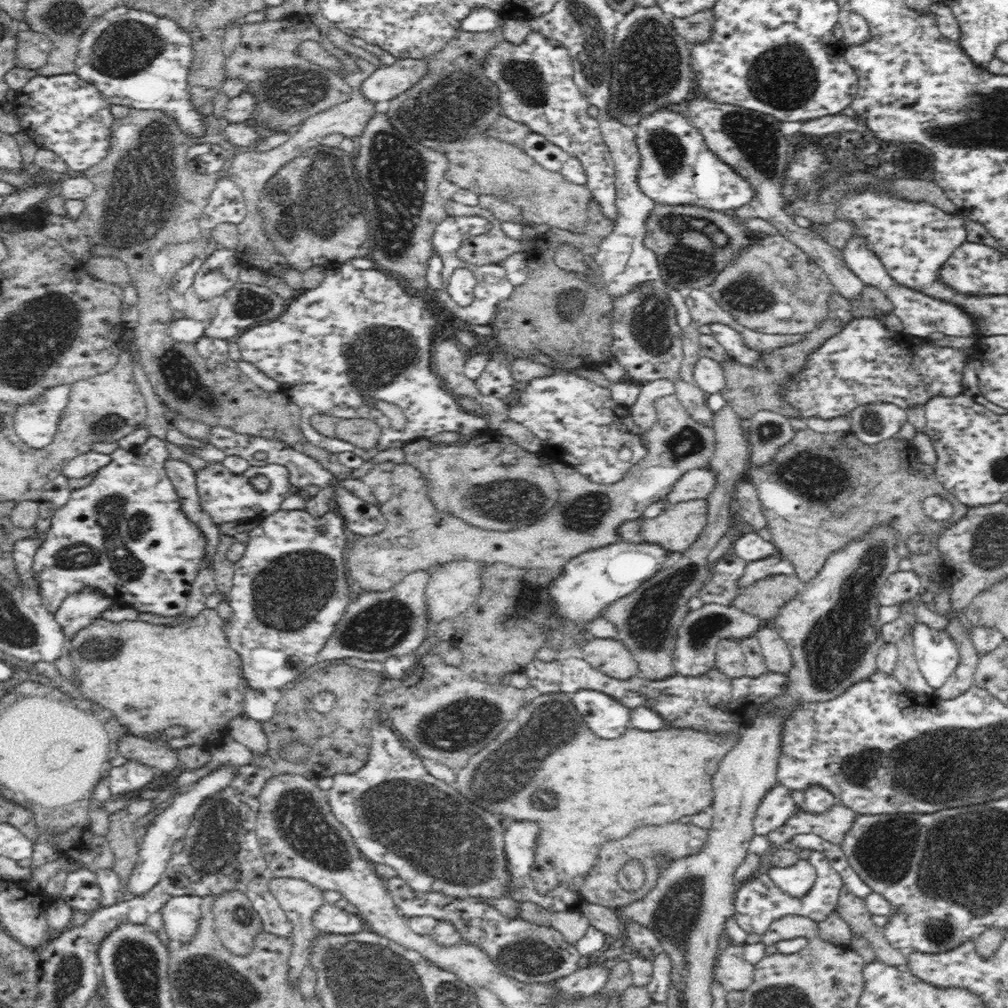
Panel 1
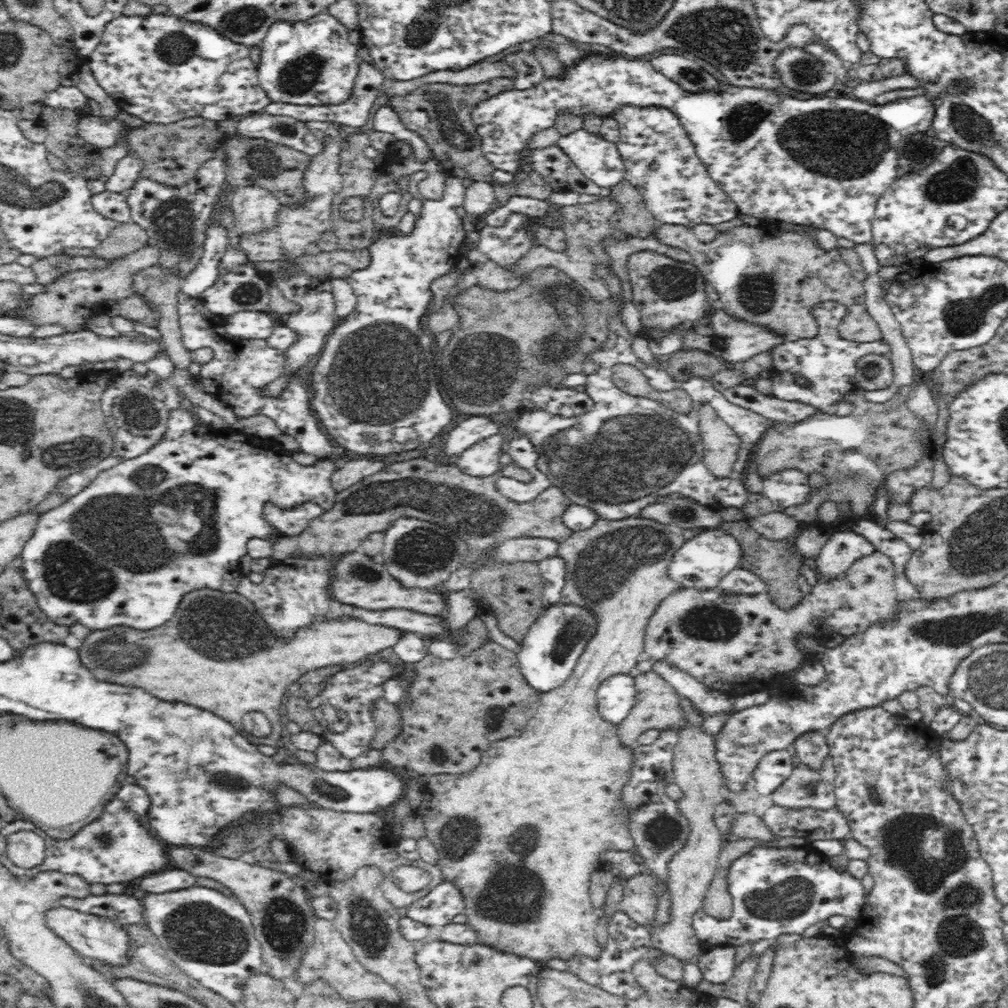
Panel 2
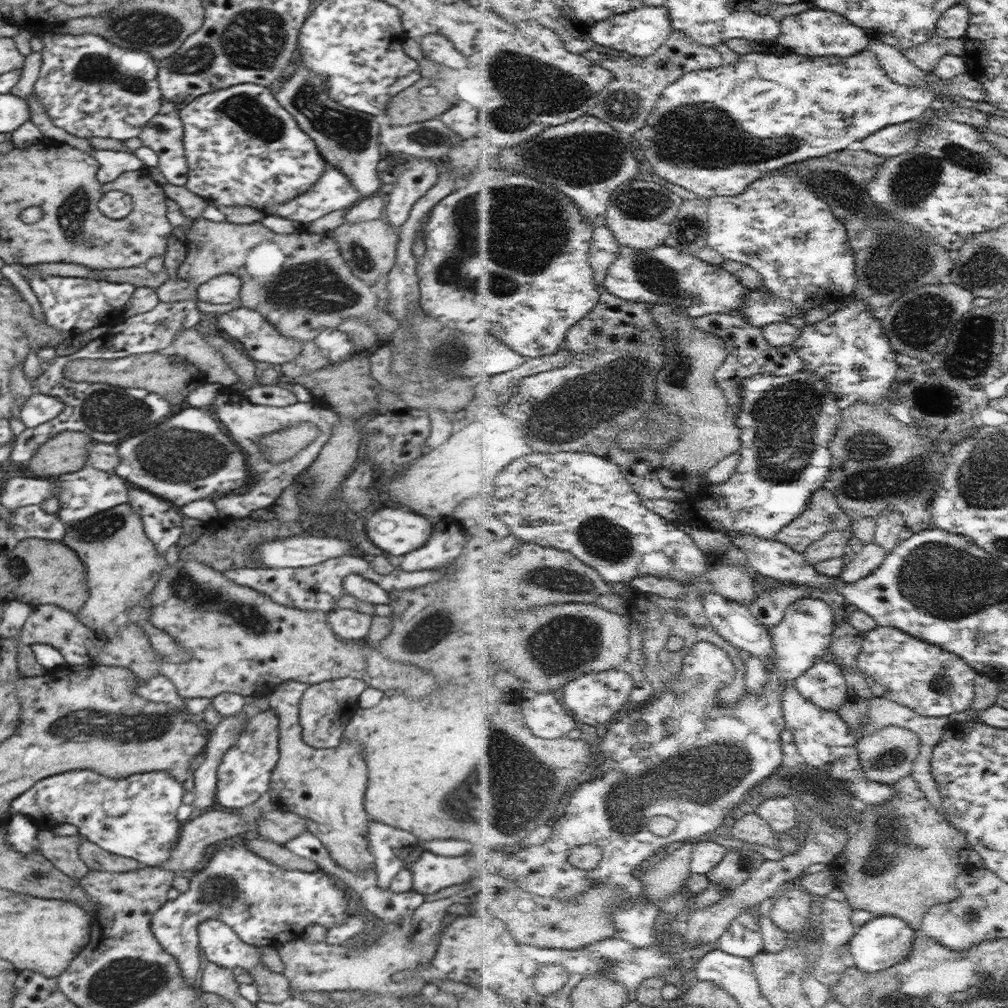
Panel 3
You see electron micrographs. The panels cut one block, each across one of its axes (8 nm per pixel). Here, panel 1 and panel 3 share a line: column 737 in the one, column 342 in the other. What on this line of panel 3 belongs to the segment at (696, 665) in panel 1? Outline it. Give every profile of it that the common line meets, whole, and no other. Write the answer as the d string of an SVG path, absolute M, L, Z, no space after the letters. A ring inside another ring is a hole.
M335 608L327 614L327 622L338 638L355 641L369 634L373 615Z

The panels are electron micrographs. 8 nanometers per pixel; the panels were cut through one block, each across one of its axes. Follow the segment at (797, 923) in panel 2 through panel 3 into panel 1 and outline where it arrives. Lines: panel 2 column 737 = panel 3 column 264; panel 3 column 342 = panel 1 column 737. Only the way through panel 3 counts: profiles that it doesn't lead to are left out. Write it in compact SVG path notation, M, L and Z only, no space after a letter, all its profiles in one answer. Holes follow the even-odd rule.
M812 851L810 861L816 870L817 877L812 888L802 898L796 898L782 892L772 882L768 873L757 878L750 877L744 881L744 884L736 890L734 898L733 916L738 925L746 932L763 935L775 920L792 914L809 918L818 923L826 920L830 913L836 910L843 880L836 873L836 870L832 869L831 862L824 856L823 852Z

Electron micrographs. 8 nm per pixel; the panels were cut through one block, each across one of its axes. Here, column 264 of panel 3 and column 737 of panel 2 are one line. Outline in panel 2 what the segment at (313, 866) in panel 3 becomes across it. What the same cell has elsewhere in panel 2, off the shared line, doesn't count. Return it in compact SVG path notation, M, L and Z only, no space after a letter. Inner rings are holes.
M778 837L770 842L757 841L754 839L739 839L726 843L724 849L721 850L717 860L717 870L712 879L711 885L708 886L706 896L703 900L702 911L706 915L713 916L717 919L729 919L733 913L733 898L728 892L727 875L730 866L740 858L742 854L746 854L756 846L774 846L776 848L793 848L805 847L809 845L809 841L805 838L798 837Z

